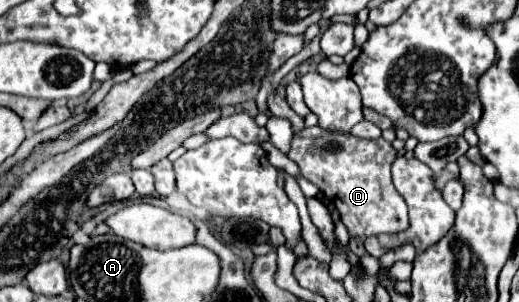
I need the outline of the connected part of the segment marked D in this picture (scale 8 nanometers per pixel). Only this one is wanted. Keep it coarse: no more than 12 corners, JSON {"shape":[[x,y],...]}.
{"shape":[[313,126],[289,158],[351,236],[407,230],[397,150]]}

